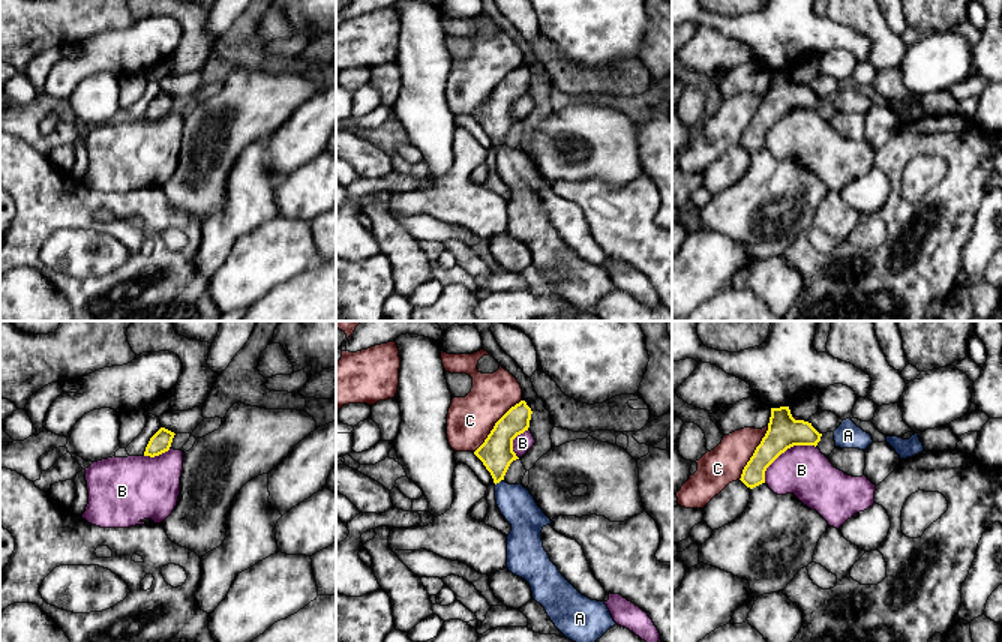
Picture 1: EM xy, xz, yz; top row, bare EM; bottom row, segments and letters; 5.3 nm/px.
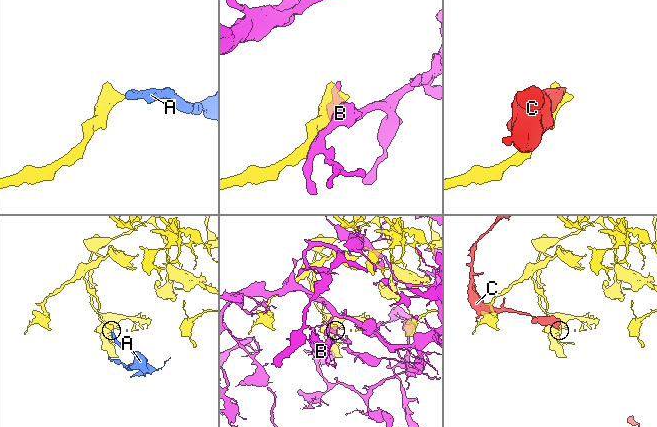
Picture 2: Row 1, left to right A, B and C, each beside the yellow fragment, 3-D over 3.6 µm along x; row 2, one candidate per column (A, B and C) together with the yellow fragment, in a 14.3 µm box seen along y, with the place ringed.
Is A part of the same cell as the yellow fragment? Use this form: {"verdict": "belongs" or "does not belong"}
{"verdict": "belongs"}

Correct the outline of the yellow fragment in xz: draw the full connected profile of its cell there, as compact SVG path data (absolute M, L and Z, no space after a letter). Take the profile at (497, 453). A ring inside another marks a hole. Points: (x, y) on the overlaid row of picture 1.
M525 400L512 406L474 452L490 472L501 514L512 525L507 536L507 568L525 579L555 627L573 642L596 642L616 622L604 602L582 596L550 561L542 530L552 520L526 488L508 484L504 476L516 459L513 440L528 430L531 408Z

